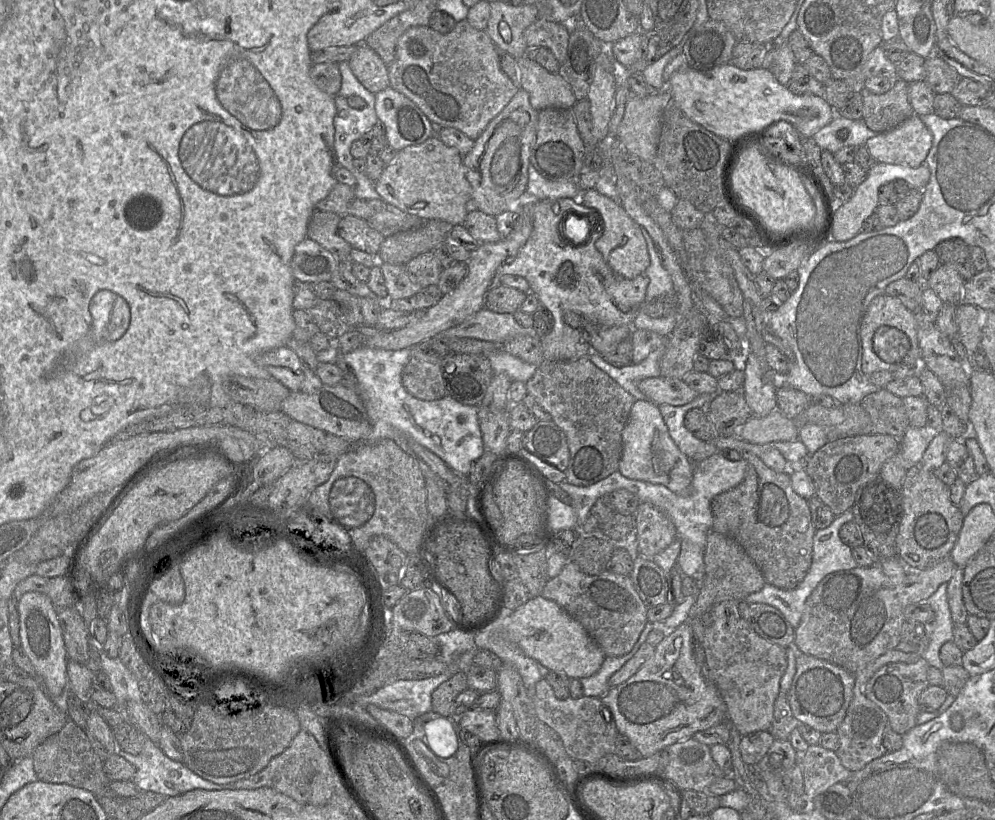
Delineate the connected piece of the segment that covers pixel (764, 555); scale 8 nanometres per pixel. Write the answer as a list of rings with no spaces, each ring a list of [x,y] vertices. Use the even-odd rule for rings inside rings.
[[[749,451],[742,453],[742,459],[748,463],[744,480],[733,489],[718,494],[711,501],[712,531],[728,536],[740,544],[760,569],[766,584],[783,590],[795,589],[811,567],[813,538],[817,530],[812,522],[808,502],[793,490],[788,472],[776,472]]]

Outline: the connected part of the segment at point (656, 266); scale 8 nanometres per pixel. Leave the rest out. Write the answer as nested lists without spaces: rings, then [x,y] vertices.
[[[643,228],[642,234],[650,258],[649,267],[643,274],[649,280],[644,301],[651,302],[661,296],[675,296],[672,278],[664,268],[652,238]]]

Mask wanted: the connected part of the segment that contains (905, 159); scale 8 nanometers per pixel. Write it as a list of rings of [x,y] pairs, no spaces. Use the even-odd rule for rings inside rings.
[[[913,114],[898,127],[869,138],[866,146],[877,162],[919,167],[925,162],[932,142],[933,135],[929,128],[924,124],[919,115]]]

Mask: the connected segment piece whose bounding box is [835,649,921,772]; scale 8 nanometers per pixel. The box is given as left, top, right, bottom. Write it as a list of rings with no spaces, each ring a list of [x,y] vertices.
[[[891,649],[875,660],[869,662],[860,671],[854,673],[853,698],[843,721],[835,731],[839,738],[839,746],[835,752],[846,769],[851,772],[858,771],[872,760],[887,753],[887,750],[883,745],[883,736],[886,730],[891,728],[889,720],[884,711],[864,694],[866,683],[878,669],[888,663],[900,661],[914,663],[920,657],[920,654],[914,652]]]

